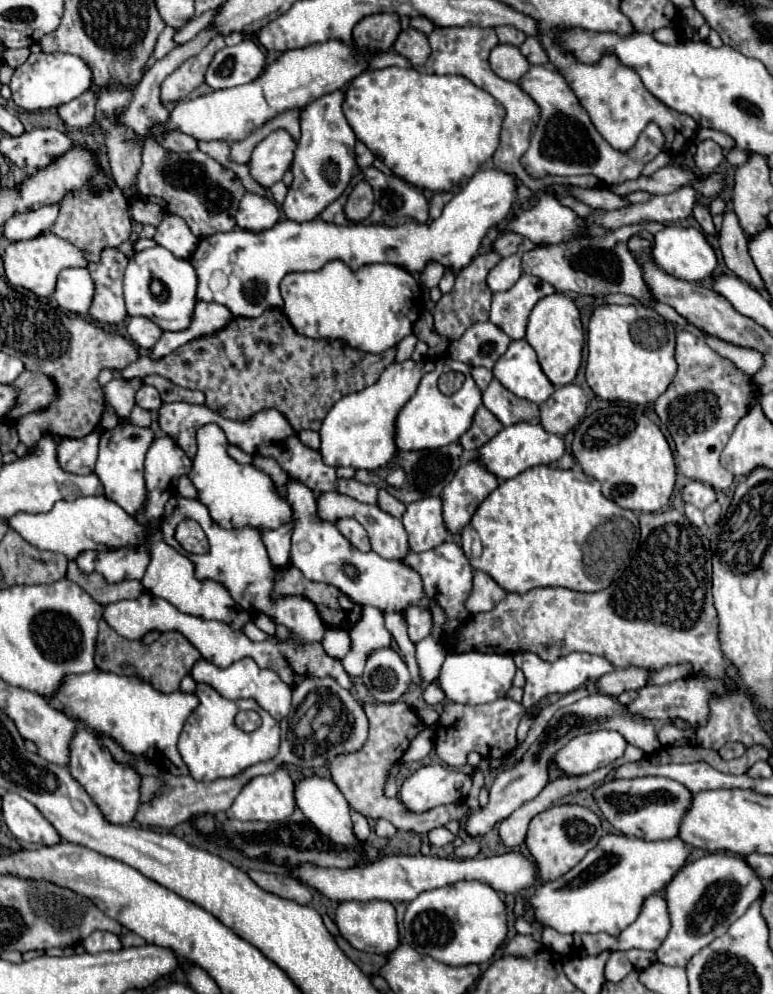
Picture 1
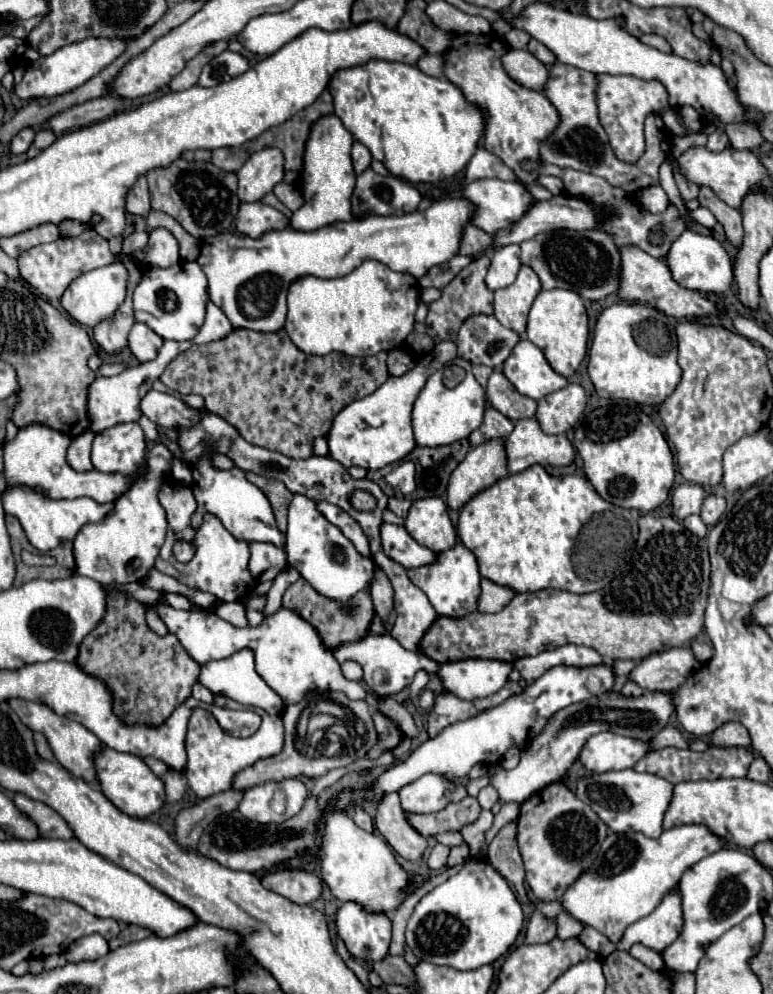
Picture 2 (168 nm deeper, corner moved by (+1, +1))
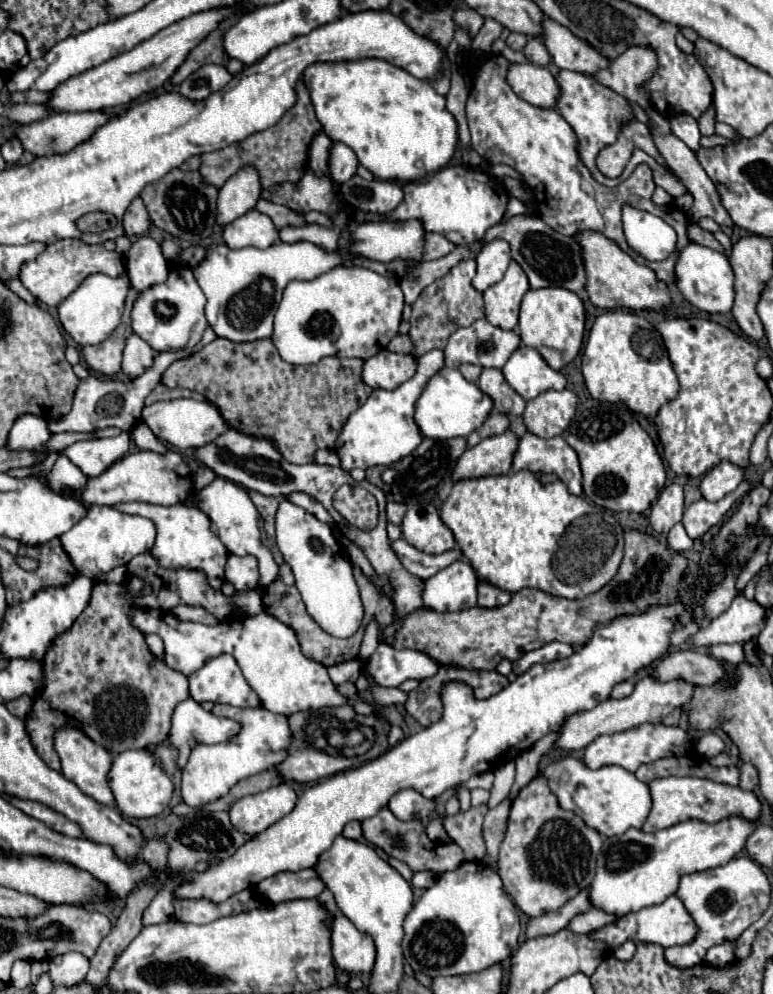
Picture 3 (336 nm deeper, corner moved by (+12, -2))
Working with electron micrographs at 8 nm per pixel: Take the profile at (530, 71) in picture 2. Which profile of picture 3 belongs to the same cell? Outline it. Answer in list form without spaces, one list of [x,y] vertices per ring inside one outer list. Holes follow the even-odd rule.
[[[514,63],[508,71],[508,83],[514,93],[524,101],[542,109],[556,109],[556,103],[560,99],[560,87],[546,67],[532,63]]]

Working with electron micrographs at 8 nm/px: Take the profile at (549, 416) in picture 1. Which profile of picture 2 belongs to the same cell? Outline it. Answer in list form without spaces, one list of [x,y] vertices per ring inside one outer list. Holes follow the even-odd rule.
[[[569,384],[539,400],[537,422],[545,434],[565,434],[573,428],[585,410],[585,390],[581,384]]]

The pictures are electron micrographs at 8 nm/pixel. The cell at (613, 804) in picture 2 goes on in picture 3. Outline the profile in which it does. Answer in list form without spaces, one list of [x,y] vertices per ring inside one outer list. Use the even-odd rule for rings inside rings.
[[[568,755],[558,761],[546,765],[540,775],[548,781],[550,791],[556,795],[558,805],[566,811],[574,811],[582,817],[582,821],[596,829],[600,835],[612,837],[622,835],[630,827],[640,829],[646,821],[646,813],[650,813],[650,789],[646,783],[638,781],[634,773],[618,767],[608,765],[602,769],[588,769],[580,759]]]

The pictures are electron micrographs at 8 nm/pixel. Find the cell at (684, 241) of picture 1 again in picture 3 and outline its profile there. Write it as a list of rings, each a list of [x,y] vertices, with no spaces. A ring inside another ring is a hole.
[[[690,243],[678,253],[676,263],[676,285],[682,295],[700,311],[708,313],[730,313],[734,305],[734,271],[724,253],[702,247],[698,243]]]

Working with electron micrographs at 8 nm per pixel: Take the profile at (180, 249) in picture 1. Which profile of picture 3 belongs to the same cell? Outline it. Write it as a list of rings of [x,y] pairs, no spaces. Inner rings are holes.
[[[148,235],[138,237],[136,243],[132,243],[126,261],[130,285],[138,293],[146,291],[150,285],[166,281],[168,277],[168,261],[164,259],[160,245]]]

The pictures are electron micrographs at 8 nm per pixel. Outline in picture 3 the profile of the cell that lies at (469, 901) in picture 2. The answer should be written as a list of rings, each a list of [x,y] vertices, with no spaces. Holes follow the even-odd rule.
[[[466,861],[456,871],[448,871],[436,877],[436,883],[424,891],[424,895],[414,903],[414,909],[406,915],[404,931],[406,935],[402,947],[404,947],[406,963],[414,971],[426,973],[430,977],[440,977],[440,975],[450,977],[450,975],[478,973],[482,969],[488,969],[490,965],[508,959],[518,945],[520,921],[518,921],[516,905],[502,887],[500,875],[480,861],[474,863]]]

